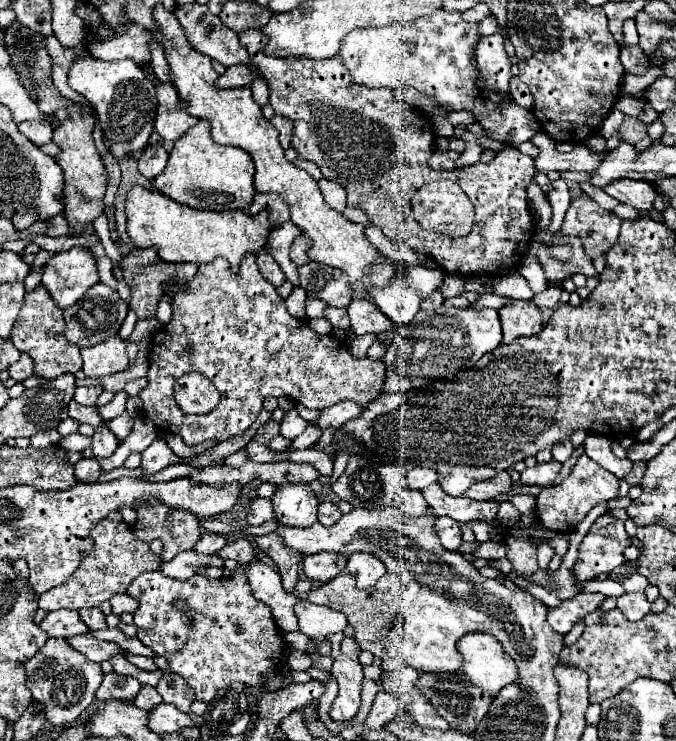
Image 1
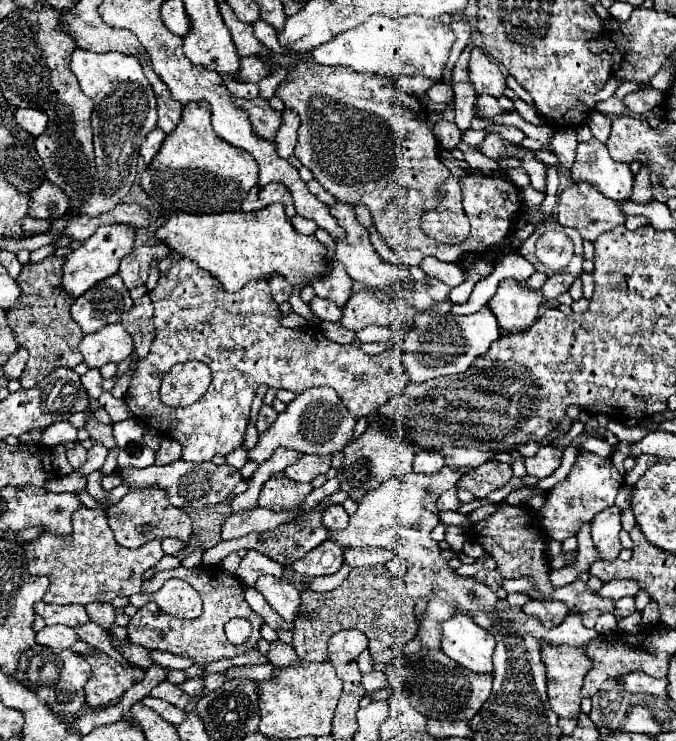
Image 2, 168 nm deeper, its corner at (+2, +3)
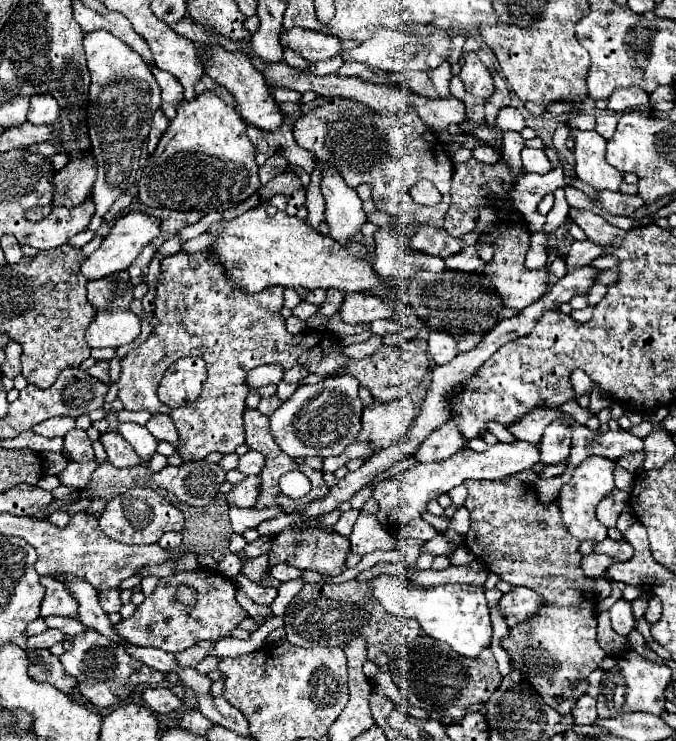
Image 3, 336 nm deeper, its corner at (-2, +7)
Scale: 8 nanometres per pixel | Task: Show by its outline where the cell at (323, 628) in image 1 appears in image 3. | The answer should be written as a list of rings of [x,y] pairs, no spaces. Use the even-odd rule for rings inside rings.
[[[238,553],[238,557],[242,559],[242,573],[254,581],[254,583],[262,583],[268,577],[268,561],[266,555],[258,555],[248,559],[244,553]]]

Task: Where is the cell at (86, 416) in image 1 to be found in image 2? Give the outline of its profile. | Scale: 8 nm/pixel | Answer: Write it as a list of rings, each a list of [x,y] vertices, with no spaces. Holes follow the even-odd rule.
[[[86,411],[86,415],[88,415],[88,421],[86,421],[84,427],[86,427],[86,431],[90,433],[90,439],[92,439],[92,441],[98,441],[98,443],[102,443],[102,445],[106,445],[108,449],[112,449],[112,447],[116,445],[114,435],[112,435],[112,425],[100,423],[100,421],[94,417],[92,411]]]

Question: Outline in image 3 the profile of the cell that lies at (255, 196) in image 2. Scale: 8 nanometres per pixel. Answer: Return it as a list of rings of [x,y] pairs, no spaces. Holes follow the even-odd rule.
[[[282,173],[276,179],[272,179],[270,183],[266,183],[262,189],[258,189],[258,197],[260,201],[268,201],[274,195],[286,195],[288,197],[288,213],[296,215],[296,211],[304,205],[306,201],[306,189],[300,181],[300,177],[296,173]]]

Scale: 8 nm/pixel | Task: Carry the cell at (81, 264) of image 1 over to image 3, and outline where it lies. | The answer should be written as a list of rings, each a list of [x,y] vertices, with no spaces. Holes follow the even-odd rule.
[[[130,211],[128,215],[120,217],[116,221],[116,225],[112,227],[110,235],[104,237],[100,249],[96,249],[88,261],[82,263],[82,273],[86,279],[102,279],[106,275],[112,275],[116,271],[124,271],[128,269],[130,263],[134,263],[134,259],[138,257],[138,253],[142,251],[144,245],[152,243],[156,237],[160,235],[160,221],[152,215],[146,215],[146,213],[140,213],[140,211]]]

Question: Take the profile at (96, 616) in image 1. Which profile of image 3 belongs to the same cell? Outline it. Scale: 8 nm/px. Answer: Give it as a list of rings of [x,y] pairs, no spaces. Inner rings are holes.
[[[106,589],[100,593],[100,605],[106,613],[118,613],[122,607],[120,591],[118,589]]]

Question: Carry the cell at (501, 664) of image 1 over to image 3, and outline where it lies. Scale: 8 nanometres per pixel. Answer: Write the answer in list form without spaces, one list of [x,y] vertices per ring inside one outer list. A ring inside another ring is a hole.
[[[380,575],[370,581],[374,597],[386,609],[386,613],[416,619],[428,637],[448,643],[456,653],[464,657],[478,657],[478,653],[490,647],[492,623],[490,609],[482,587],[474,585],[434,585],[420,589],[406,575]]]

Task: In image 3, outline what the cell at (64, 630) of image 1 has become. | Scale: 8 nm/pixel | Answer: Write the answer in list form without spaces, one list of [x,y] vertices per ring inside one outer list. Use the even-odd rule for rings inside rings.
[[[40,577],[40,583],[46,587],[46,595],[42,601],[40,615],[50,617],[50,615],[60,615],[60,617],[76,617],[78,615],[78,605],[70,593],[66,593],[66,587],[58,583],[52,577]]]

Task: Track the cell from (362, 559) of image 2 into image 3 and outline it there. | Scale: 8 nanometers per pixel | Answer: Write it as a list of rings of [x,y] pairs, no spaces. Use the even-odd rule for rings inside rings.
[[[360,511],[360,517],[354,525],[352,535],[348,537],[352,543],[352,553],[366,555],[374,551],[392,551],[396,547],[396,537],[386,533],[376,515]]]

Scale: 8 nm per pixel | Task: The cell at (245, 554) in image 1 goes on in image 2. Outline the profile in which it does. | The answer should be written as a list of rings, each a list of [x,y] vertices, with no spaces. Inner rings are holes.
[[[246,551],[246,555],[242,557],[242,563],[236,571],[236,577],[246,585],[246,587],[254,587],[256,579],[260,575],[272,575],[274,573],[276,563],[270,561],[270,557],[258,553],[258,551]]]

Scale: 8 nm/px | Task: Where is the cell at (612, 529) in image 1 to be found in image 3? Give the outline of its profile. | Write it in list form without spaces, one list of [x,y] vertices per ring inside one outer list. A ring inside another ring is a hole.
[[[612,489],[610,495],[606,495],[598,507],[596,507],[596,517],[604,527],[614,527],[618,515],[622,513],[622,509],[628,505],[628,493],[620,491],[620,489]]]

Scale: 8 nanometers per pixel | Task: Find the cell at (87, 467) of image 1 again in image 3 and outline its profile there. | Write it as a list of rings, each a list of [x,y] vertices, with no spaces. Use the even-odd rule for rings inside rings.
[[[72,429],[64,435],[64,453],[70,461],[92,461],[94,459],[94,449],[92,441],[88,439],[86,431],[82,429]]]

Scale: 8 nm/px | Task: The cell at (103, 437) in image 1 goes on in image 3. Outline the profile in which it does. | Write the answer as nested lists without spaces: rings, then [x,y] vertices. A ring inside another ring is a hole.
[[[70,461],[68,467],[58,473],[60,485],[64,485],[68,489],[82,489],[82,485],[86,485],[86,481],[90,479],[90,475],[94,473],[96,467],[98,467],[96,461],[88,461],[88,463]]]

